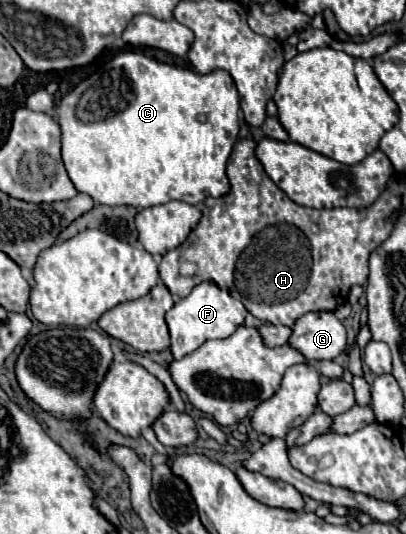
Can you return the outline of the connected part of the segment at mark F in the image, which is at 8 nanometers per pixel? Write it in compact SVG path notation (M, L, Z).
M203 282L191 290L187 298L181 298L167 314L165 322L171 334L171 354L175 360L195 352L203 342L213 338L227 338L231 336L245 320L247 310L245 306L235 300L229 292L221 290L213 282Z

